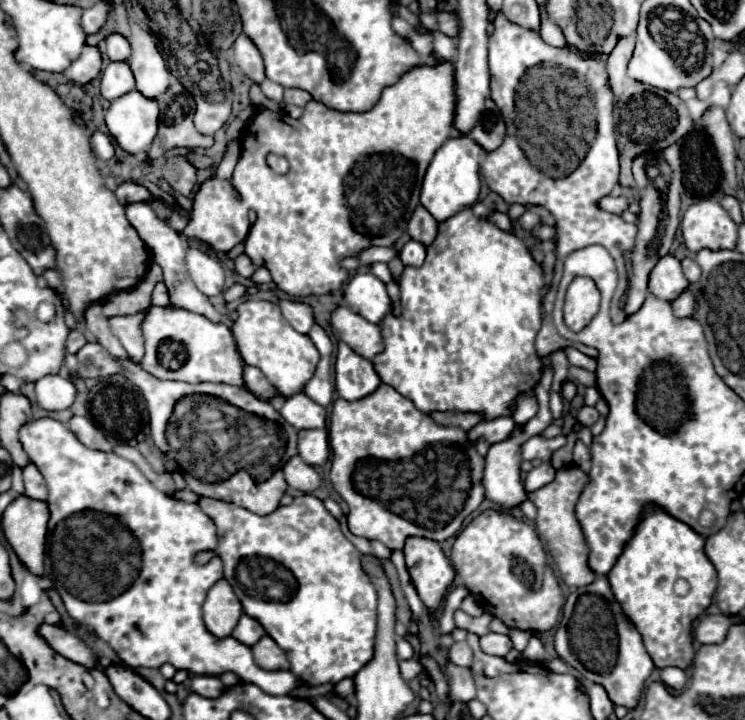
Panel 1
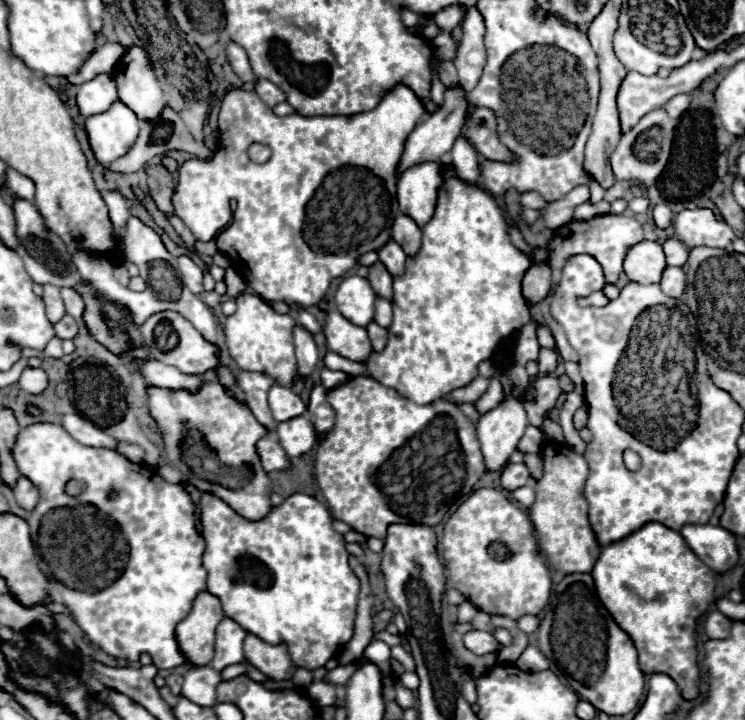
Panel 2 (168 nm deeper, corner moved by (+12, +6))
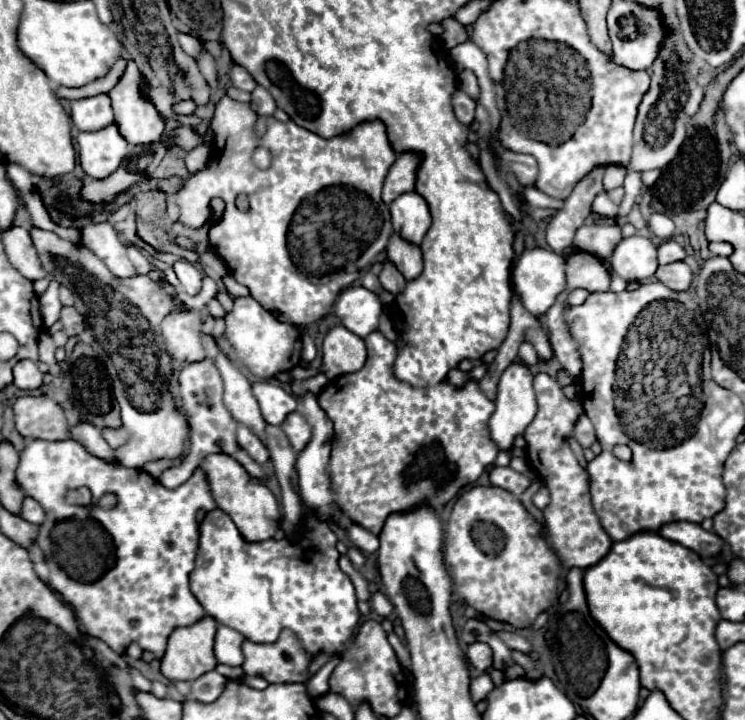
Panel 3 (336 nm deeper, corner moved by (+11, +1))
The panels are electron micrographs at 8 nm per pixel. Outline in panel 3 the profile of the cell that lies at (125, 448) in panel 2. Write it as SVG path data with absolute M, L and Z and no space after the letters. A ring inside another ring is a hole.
M33 227L31 237L41 257L43 269L63 285L83 297L83 317L93 331L95 343L101 349L101 361L105 363L109 377L113 379L113 393L121 407L121 423L129 431L129 443L115 451L117 461L125 467L141 469L147 461L177 459L189 439L185 415L175 407L175 399L169 393L169 377L173 373L171 357L163 351L163 339L159 337L159 325L169 311L177 309L177 301L187 303L189 309L201 309L217 295L217 283L209 277L203 281L203 289L197 297L189 297L177 291L177 299L169 295L159 283L147 275L135 275L117 279L105 267L105 263L85 245L63 241L51 231Z

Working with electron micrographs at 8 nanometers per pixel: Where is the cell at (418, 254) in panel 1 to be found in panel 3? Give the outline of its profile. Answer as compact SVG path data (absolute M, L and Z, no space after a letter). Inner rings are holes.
M385 261L385 267L383 267L383 271L379 273L379 283L381 283L381 287L385 289L385 291L389 291L391 295L397 295L397 293L401 293L403 289L405 289L405 279L403 279L403 275L395 269L395 265L393 263L389 263L389 261Z

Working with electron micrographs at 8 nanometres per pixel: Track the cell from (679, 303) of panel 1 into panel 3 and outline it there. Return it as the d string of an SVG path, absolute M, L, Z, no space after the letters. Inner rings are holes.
M675 261L669 265L661 265L655 277L673 291L687 291L691 285L691 269L685 261Z

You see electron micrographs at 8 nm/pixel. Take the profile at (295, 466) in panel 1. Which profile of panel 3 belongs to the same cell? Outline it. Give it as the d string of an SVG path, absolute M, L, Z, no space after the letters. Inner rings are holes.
M237 425L237 439L239 445L261 465L265 465L265 461L269 459L269 451L265 449L265 445L257 439L257 435L253 435L249 429L245 429L245 425Z

